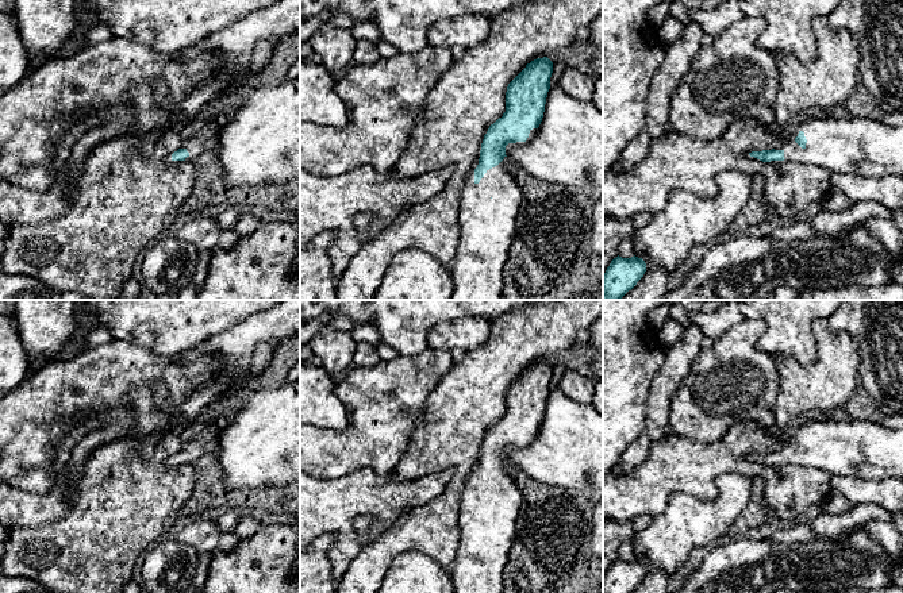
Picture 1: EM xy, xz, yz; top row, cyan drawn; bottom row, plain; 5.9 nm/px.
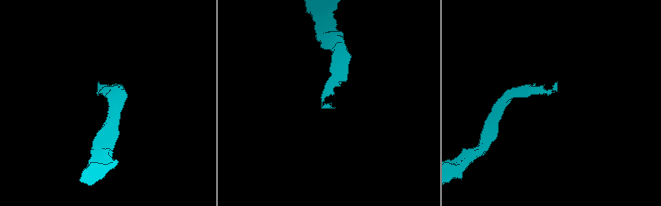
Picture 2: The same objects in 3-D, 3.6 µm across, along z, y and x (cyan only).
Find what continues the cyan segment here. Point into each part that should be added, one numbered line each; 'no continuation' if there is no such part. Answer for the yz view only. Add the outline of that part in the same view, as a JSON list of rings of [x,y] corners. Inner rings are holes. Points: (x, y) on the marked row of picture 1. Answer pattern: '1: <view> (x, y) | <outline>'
1: yz (865, 147) | [[[848,113],[831,119],[815,118],[796,126],[788,135],[788,140],[775,150],[783,150],[785,159],[771,161],[771,163],[796,162],[861,178],[903,177],[903,126],[892,127],[875,119],[860,119]],[[800,131],[807,139],[804,149],[795,142]]]

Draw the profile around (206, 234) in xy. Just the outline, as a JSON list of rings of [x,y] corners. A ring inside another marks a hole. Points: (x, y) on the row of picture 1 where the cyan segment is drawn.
[[[205,216],[191,219],[174,236],[192,243],[199,251],[231,250],[241,238],[235,231],[222,228],[215,217]]]

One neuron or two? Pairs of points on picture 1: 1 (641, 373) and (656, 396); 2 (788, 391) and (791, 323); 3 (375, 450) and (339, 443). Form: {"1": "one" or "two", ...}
{"1": "two", "2": "two", "3": "one"}

